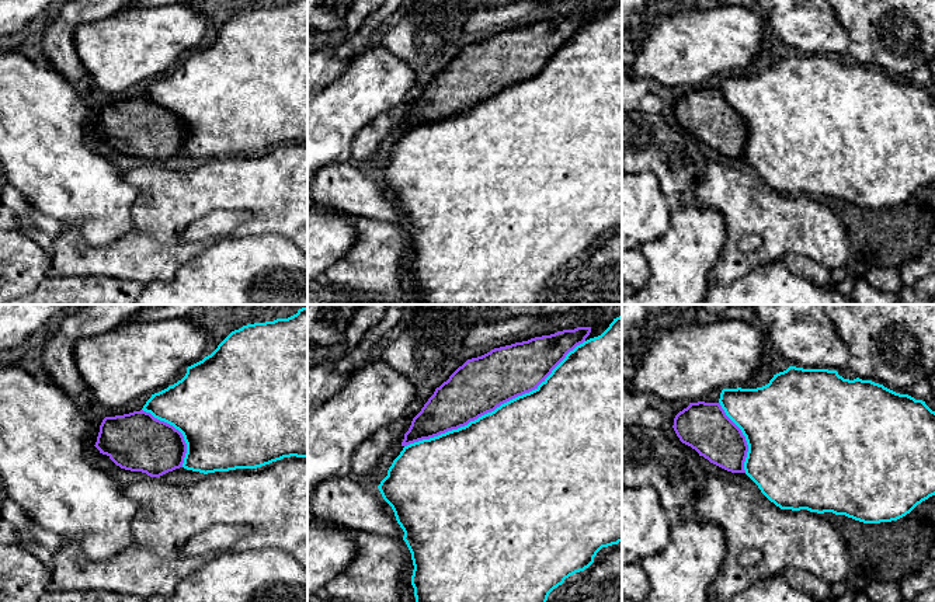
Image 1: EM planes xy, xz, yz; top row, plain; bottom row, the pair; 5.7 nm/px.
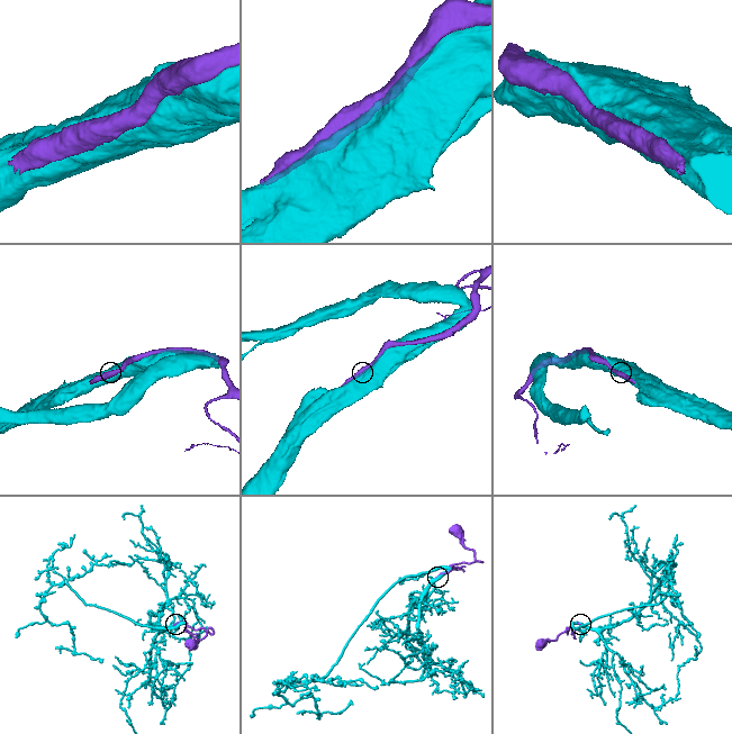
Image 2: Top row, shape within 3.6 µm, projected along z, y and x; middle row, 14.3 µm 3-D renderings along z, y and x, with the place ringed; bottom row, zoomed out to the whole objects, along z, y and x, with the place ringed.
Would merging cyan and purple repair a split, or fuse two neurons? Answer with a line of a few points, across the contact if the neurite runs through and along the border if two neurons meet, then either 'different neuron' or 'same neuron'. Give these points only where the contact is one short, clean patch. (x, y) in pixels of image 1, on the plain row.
same neuron

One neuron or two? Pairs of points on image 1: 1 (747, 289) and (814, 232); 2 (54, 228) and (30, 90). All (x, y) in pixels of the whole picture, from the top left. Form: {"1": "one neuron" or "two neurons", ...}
{"1": "two neurons", "2": "two neurons"}

